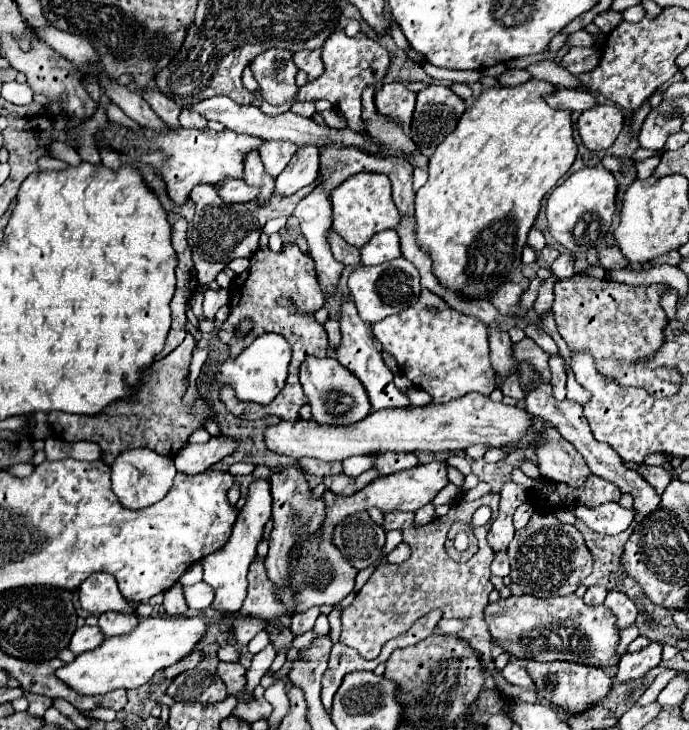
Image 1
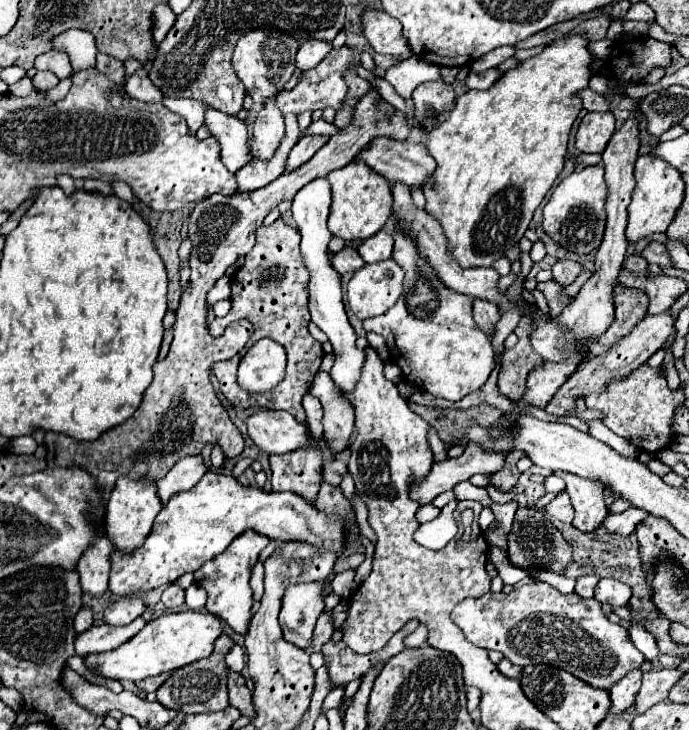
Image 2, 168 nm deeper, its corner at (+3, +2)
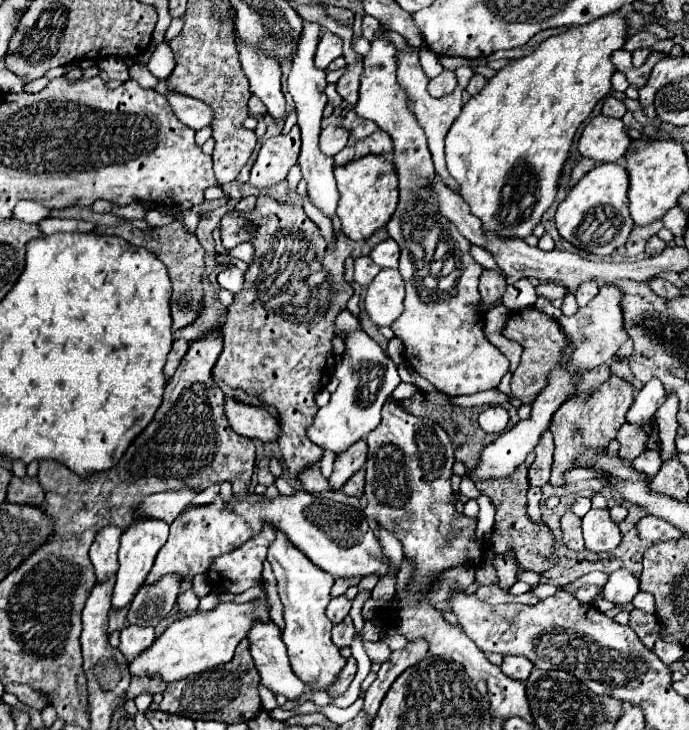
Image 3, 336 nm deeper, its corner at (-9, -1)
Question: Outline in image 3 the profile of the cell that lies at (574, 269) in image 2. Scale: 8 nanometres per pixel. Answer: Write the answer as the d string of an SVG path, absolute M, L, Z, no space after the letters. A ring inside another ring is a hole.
M588 281L588 283L580 285L578 291L576 291L578 307L586 307L592 301L592 297L596 297L596 293L598 293L598 285L594 281Z

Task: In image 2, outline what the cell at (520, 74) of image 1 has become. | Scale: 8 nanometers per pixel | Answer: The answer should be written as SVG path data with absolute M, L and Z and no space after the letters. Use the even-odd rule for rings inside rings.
M490 68L490 70L480 72L480 74L470 72L470 74L468 74L468 78L466 78L466 84L468 84L468 88L488 90L488 88L490 88L498 78L502 78L502 76L504 76L504 72L502 72L502 70L498 70L498 68Z

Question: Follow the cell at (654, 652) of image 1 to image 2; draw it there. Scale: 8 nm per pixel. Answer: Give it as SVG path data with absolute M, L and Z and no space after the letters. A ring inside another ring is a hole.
M630 670L624 678L620 678L612 688L610 688L610 698L612 698L612 708L610 712L620 714L622 710L626 710L628 706L634 704L634 698L640 690L640 682L642 682L642 670Z

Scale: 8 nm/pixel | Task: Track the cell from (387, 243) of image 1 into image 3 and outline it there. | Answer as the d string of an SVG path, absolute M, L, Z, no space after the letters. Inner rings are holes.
M388 239L388 241L382 241L380 245L376 245L376 247L370 251L370 257L372 257L372 261L374 261L378 267L396 269L396 267L398 267L400 249L398 249L396 241Z

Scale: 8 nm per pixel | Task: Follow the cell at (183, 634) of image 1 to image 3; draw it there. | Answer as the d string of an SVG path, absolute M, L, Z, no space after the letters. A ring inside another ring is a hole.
M252 599L248 603L218 603L210 611L196 611L190 617L174 621L140 657L130 663L132 675L154 677L160 675L166 683L186 679L192 673L224 665L232 659L238 643L248 635L256 621L266 623L270 619L268 599Z

